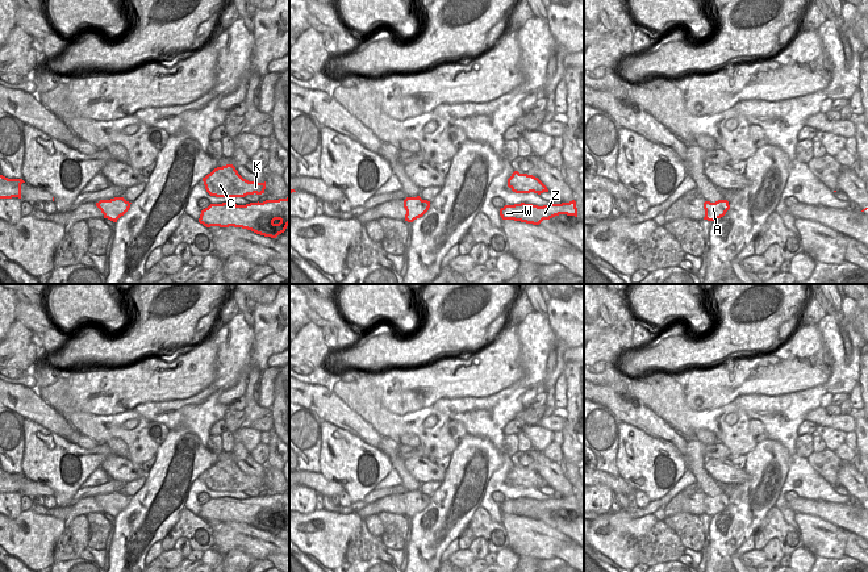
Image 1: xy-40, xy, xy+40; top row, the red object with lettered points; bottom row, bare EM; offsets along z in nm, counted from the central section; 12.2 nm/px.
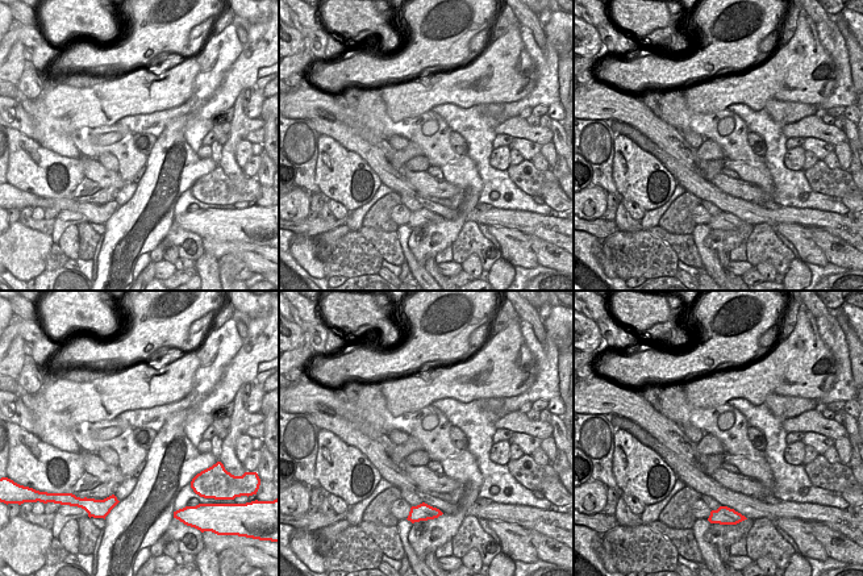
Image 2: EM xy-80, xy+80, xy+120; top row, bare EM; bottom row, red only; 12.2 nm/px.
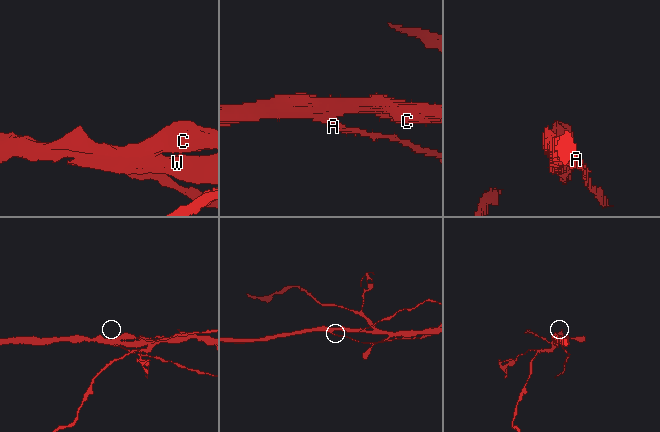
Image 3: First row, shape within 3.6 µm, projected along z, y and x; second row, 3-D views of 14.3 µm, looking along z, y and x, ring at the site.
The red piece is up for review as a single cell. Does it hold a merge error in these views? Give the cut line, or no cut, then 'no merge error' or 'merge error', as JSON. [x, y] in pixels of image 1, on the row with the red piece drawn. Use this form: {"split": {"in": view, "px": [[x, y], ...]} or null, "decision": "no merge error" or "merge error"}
{"split": {"in": "xy-40", "px": [[101, 211], [109, 212], [113, 209], [117, 218]]}, "decision": "merge error"}

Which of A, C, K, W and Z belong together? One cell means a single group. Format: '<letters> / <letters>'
A / C K W Z

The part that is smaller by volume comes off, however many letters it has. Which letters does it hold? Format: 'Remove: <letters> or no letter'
Remove: A

